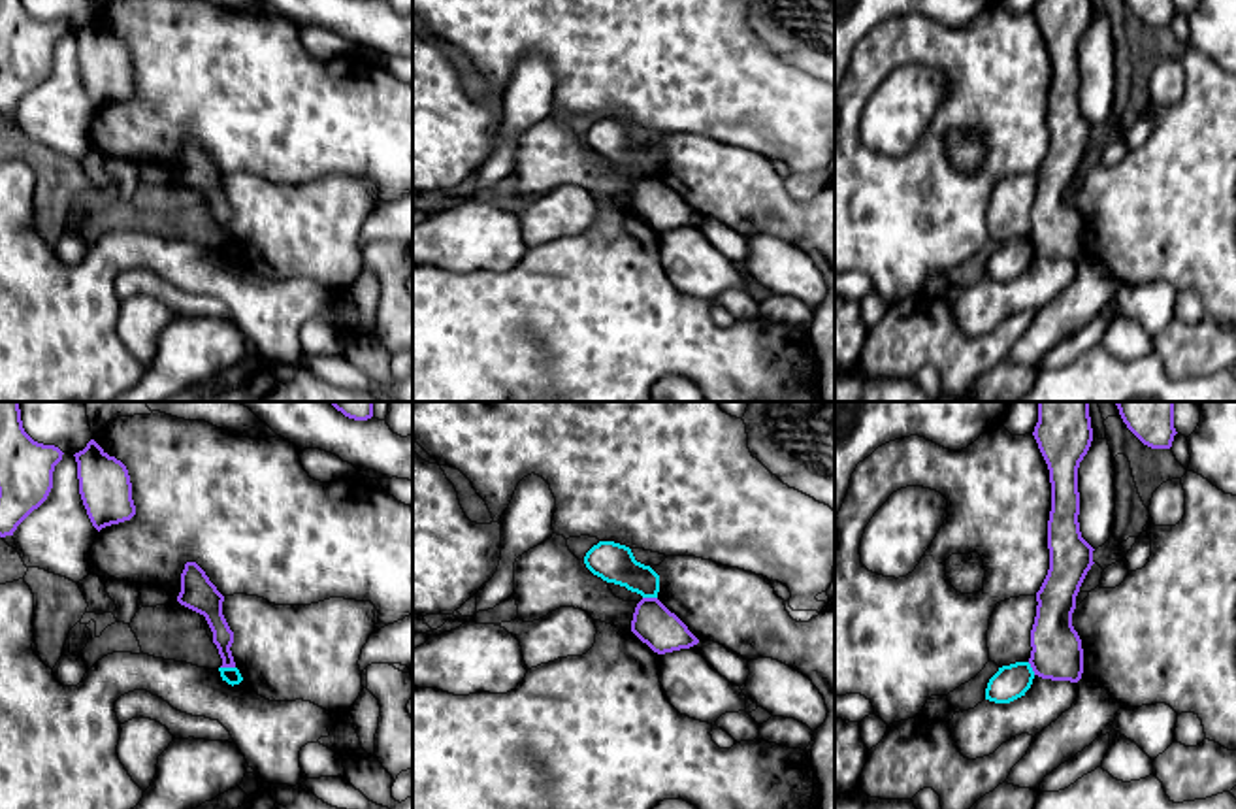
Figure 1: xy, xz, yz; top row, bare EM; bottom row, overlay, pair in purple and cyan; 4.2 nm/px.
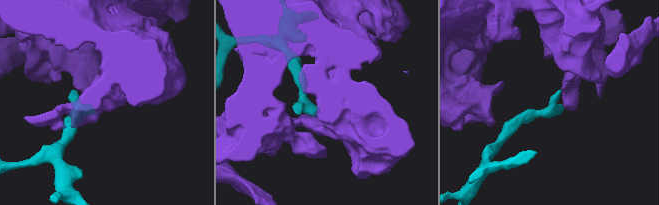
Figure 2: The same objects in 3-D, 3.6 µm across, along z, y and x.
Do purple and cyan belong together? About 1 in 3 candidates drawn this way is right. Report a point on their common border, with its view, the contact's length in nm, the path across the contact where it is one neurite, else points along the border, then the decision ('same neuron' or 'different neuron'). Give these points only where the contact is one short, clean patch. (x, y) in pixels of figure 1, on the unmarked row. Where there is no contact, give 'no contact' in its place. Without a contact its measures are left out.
xy (228, 244) | 60 nm | along xy (221, 244), (234, 246) | different neuron

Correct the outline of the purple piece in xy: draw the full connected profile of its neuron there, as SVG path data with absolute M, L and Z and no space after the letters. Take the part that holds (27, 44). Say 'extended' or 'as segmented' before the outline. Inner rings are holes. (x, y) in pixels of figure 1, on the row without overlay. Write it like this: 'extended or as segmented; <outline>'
as segmented; M0 0L0 115L13 113L47 77L62 32L55 23L34 19L23 0Z

